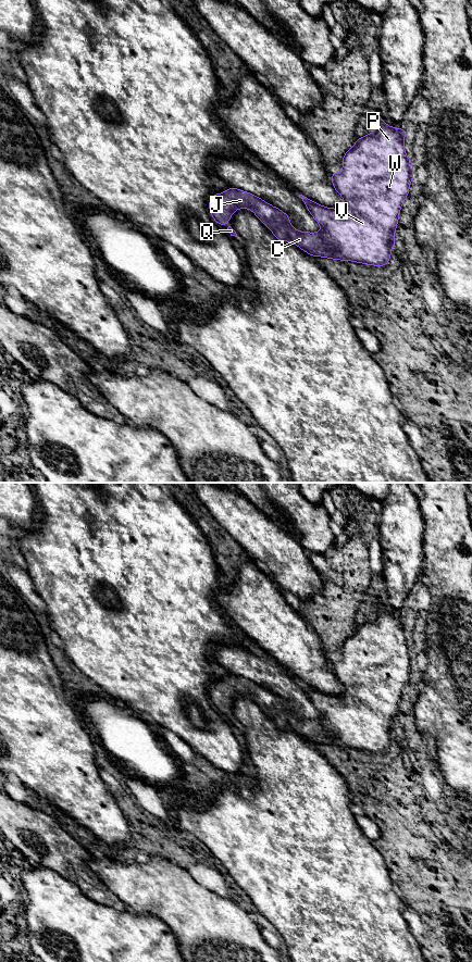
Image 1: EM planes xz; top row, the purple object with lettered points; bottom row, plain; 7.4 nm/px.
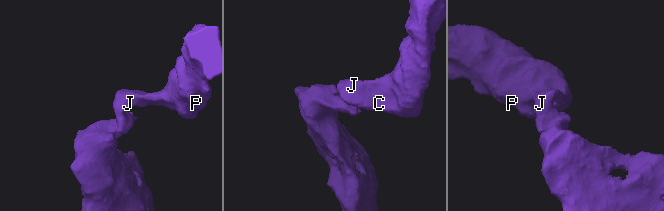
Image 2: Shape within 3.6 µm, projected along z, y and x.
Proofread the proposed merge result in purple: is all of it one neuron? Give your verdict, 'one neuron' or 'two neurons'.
one neuron

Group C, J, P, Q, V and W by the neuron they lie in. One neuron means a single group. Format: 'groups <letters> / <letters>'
groups C J P Q V W

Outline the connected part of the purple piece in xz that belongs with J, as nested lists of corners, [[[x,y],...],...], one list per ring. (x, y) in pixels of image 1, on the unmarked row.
[[[377,599],[377,615],[365,623],[358,625],[356,630],[341,644],[343,657],[332,660],[332,671],[343,684],[344,692],[332,696],[318,691],[309,685],[299,682],[313,705],[321,712],[319,720],[299,719],[290,711],[290,703],[281,696],[271,692],[261,685],[240,676],[229,674],[223,680],[214,680],[209,688],[209,696],[213,707],[222,714],[232,705],[238,696],[249,696],[273,720],[278,728],[289,728],[298,733],[311,744],[322,744],[340,748],[352,748],[362,751],[383,753],[389,751],[392,735],[396,732],[395,717],[397,715],[401,692],[408,684],[410,670],[413,666],[412,648],[406,642],[403,625],[406,616],[388,613]]]

